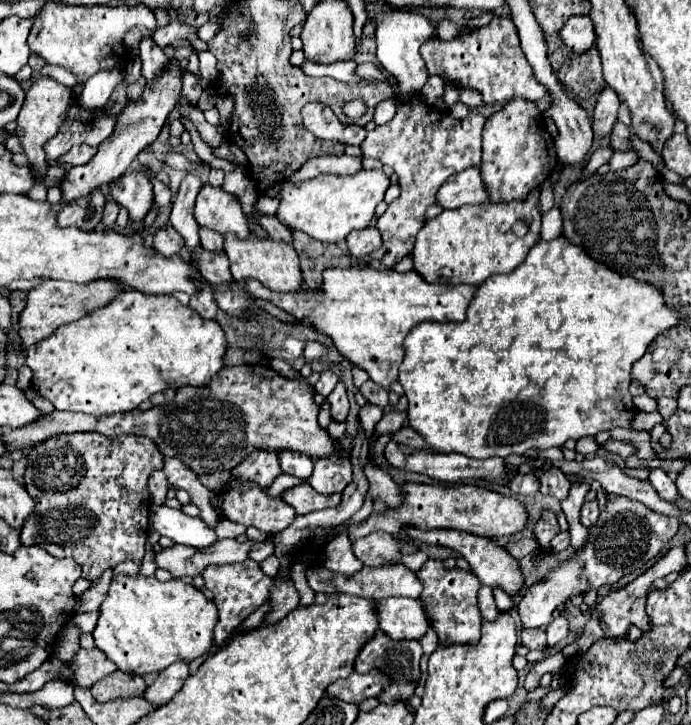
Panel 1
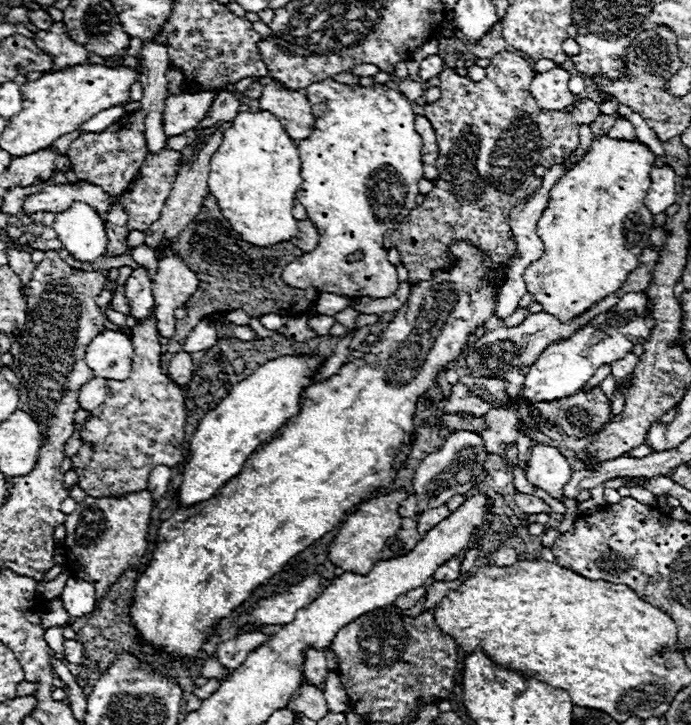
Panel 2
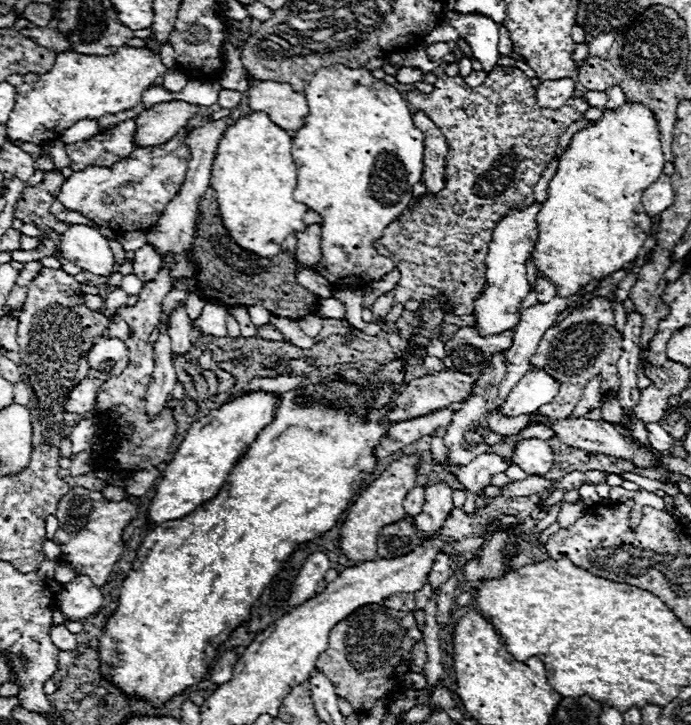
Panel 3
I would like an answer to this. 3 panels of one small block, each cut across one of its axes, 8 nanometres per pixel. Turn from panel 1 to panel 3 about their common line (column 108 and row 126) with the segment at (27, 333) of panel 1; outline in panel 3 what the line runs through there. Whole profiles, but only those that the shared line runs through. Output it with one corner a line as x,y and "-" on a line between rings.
252,80
248,88
248,106
254,112
266,112
280,128
296,132
304,126
308,104
304,94
294,92
286,82

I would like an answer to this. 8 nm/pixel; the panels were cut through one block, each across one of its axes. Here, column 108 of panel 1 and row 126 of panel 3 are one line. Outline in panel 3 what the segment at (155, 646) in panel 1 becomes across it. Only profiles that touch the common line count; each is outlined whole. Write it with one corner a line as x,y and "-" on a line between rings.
624,102
618,110
604,110
600,120
572,136
550,180
548,200
538,212
540,232
534,250
538,272
552,278
558,294
576,294
586,282
618,272
636,260
646,236
652,232
652,220
642,210
640,198
646,186
658,180
662,168
664,156
660,150
658,120
654,112
640,102

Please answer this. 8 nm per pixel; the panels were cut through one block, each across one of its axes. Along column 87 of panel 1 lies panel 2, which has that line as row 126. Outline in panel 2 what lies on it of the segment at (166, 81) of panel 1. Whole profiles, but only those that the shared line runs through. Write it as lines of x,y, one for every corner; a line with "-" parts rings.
182,92
170,94
164,102
164,132
166,136
178,136
186,130
196,128
196,124
206,118
214,102
216,92

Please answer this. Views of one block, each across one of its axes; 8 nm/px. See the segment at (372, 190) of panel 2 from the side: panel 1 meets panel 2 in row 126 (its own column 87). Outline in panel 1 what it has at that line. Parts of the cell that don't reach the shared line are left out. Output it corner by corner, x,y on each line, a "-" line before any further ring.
136,290
120,292
112,302
92,310
84,318
60,326
50,338
34,344
26,352
26,366
32,370
32,386
48,398
56,410
84,412
96,418
118,412
132,412
152,394
162,392
162,382
170,388
204,386
220,370
226,352
226,338
218,322
202,320
190,306
182,306
174,296
146,296

